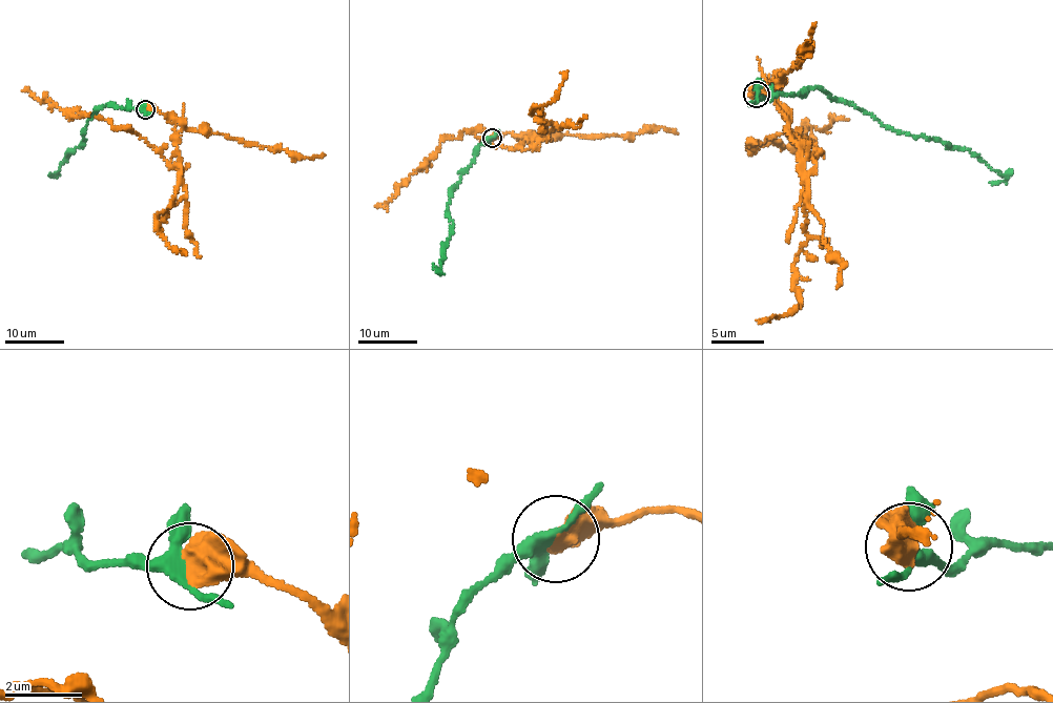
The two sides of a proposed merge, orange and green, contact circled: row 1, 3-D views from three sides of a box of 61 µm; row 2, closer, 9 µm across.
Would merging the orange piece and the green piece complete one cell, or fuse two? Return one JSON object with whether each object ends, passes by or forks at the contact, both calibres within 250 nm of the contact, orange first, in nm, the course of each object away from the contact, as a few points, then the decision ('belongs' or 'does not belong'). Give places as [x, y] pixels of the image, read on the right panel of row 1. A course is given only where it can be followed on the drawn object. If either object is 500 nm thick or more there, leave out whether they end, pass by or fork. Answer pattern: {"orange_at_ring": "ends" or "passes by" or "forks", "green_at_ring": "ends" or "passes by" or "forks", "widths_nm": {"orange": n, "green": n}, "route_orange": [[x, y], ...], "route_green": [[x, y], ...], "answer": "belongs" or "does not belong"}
{"widths_nm": {"orange": 650, "green": 280}, "route_orange": [[757, 96], [769, 91], [817, 145], [787, 133], [752, 152], [833, 123]], "route_green": [[757, 96], [769, 99], [825, 90], [884, 125], [979, 154], [1004, 180], [989, 182]], "answer": "does not belong"}

